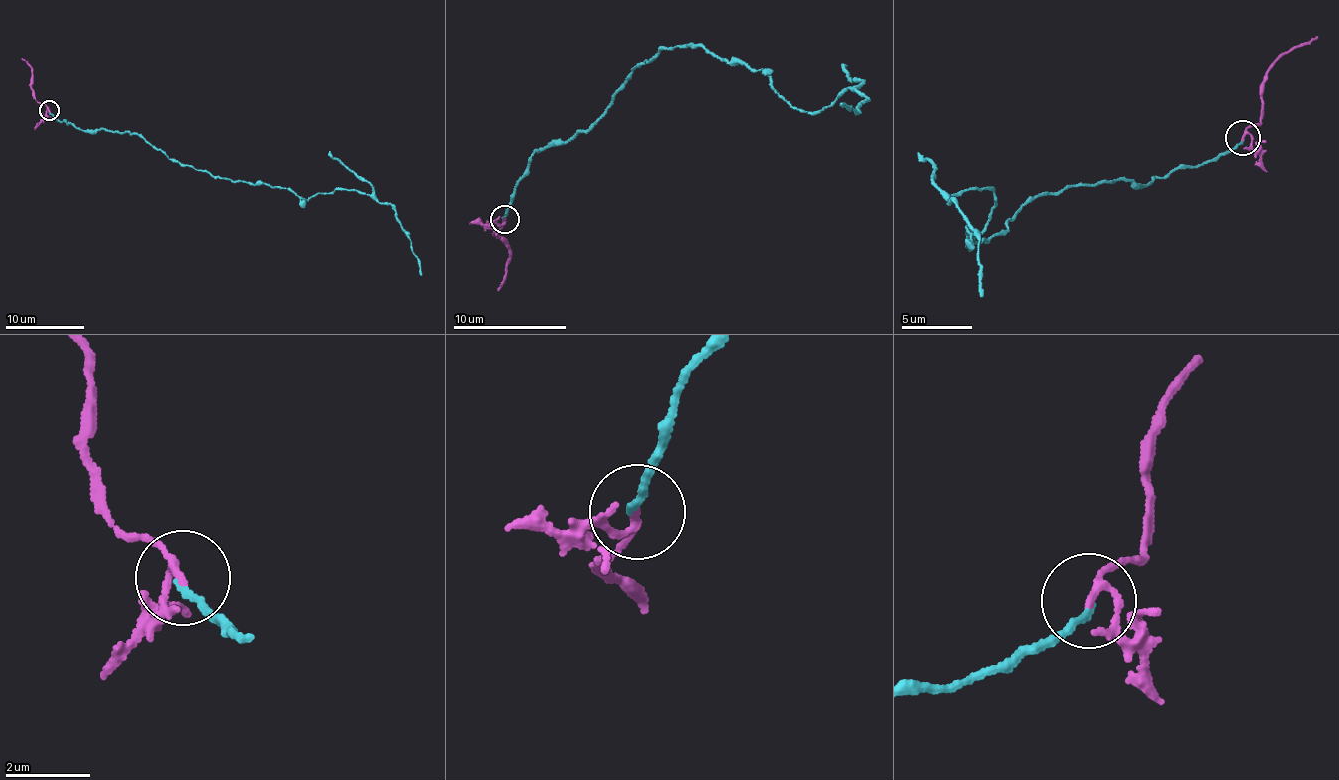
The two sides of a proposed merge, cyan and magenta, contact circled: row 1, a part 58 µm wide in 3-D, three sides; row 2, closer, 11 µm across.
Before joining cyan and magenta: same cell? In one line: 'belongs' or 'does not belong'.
does not belong

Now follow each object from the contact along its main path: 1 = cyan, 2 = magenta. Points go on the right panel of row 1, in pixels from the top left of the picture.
1: (1243, 139), (1141, 186), (1029, 200), (966, 246), (995, 195), (948, 194), (979, 242), (981, 296)
2: (1241, 138), (1259, 120), (1266, 69), (1317, 36)

